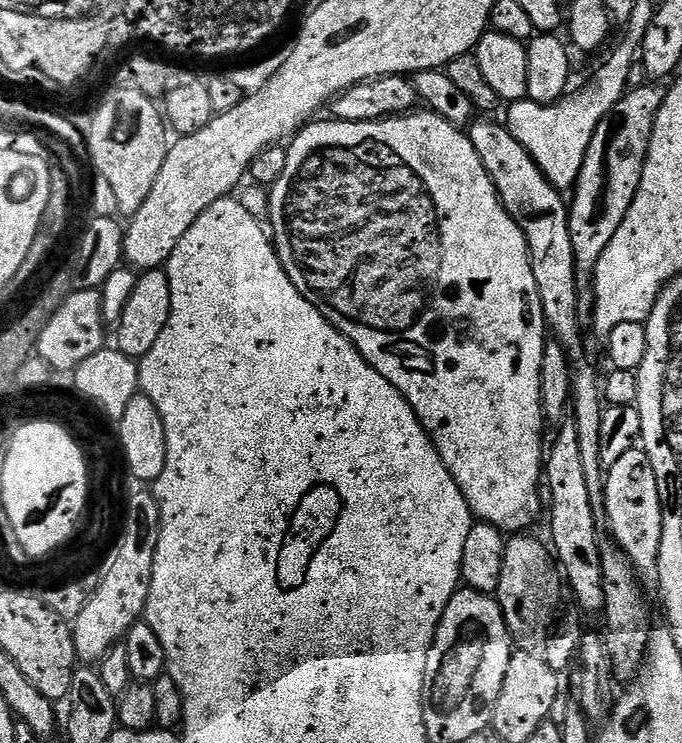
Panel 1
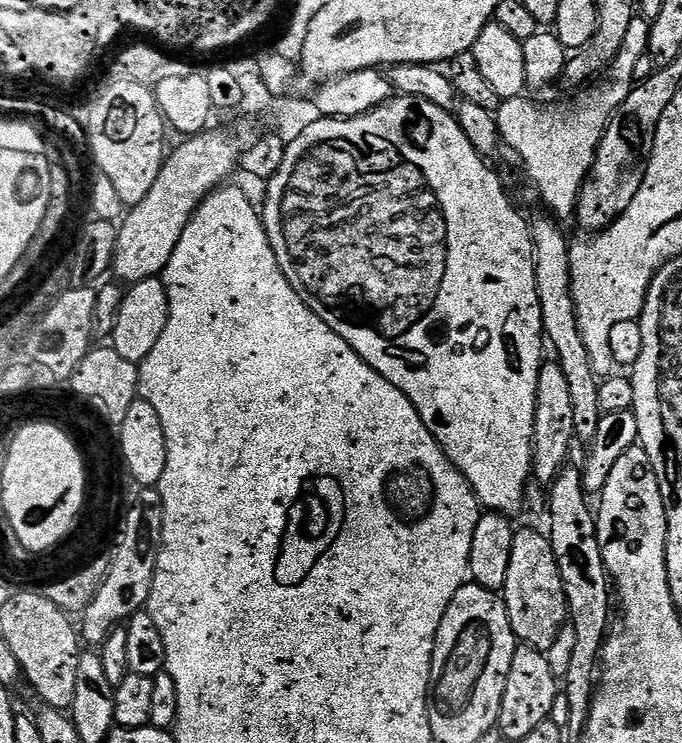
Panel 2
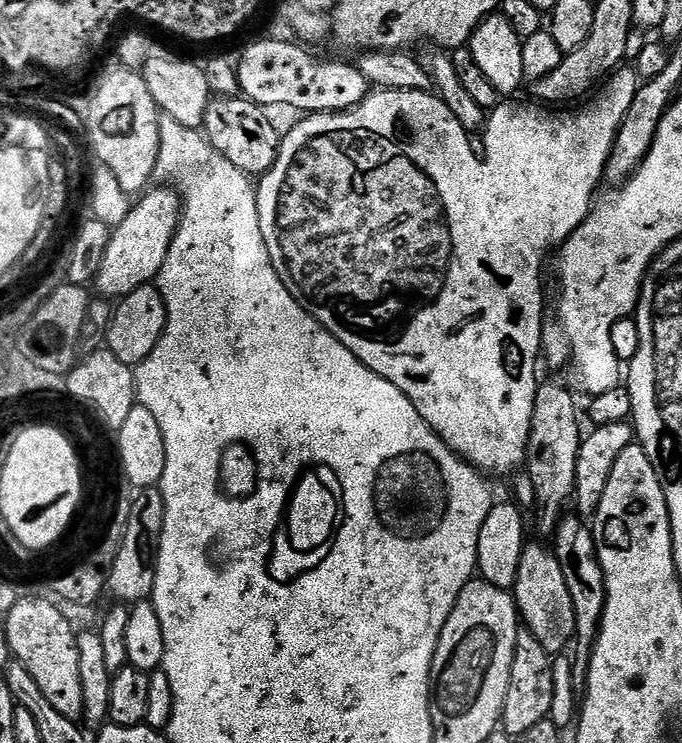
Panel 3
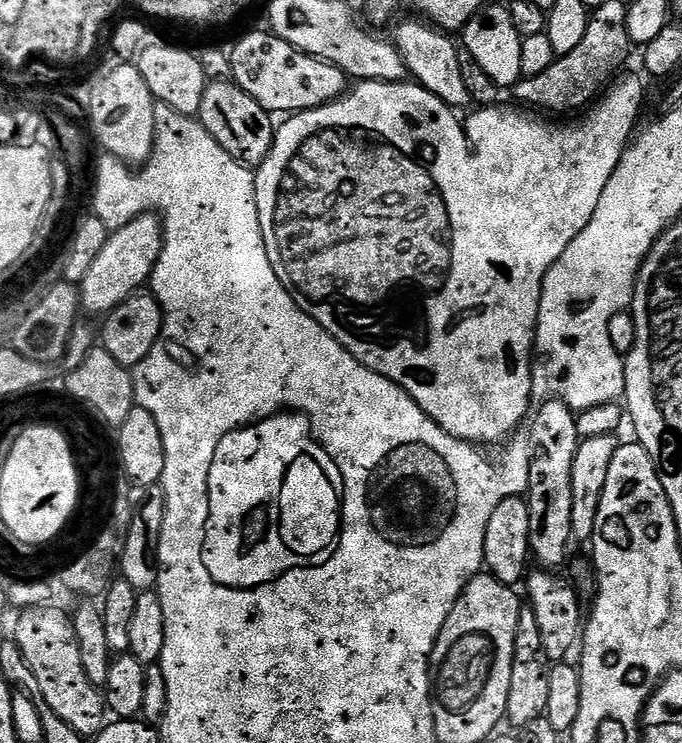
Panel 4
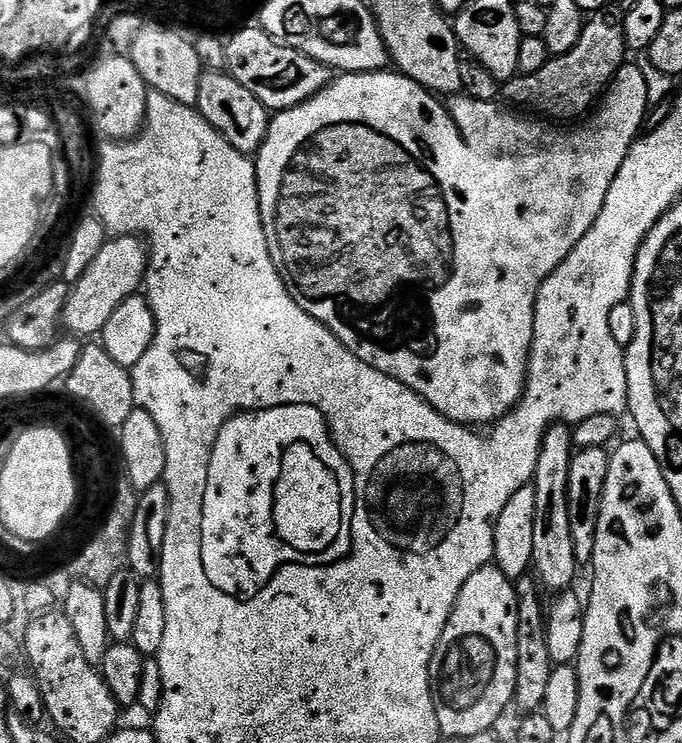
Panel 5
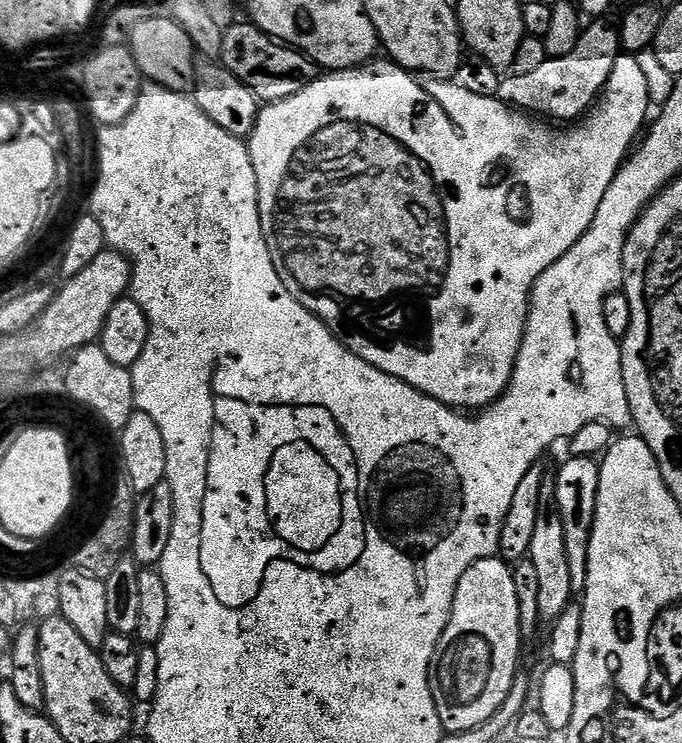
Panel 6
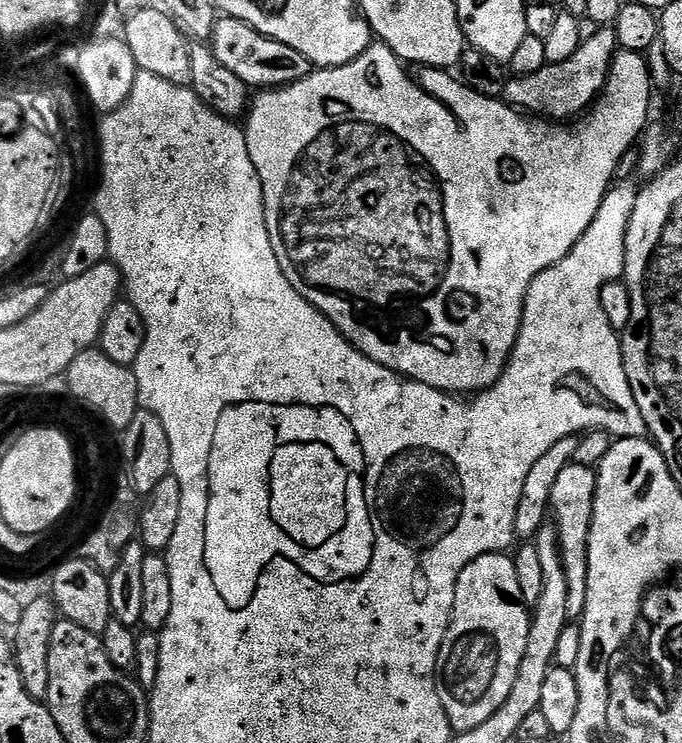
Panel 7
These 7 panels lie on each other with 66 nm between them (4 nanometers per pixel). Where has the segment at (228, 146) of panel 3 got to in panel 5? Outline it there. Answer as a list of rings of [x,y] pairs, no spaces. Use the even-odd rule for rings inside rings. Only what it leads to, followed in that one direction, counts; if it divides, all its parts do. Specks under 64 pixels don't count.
[[[205,71],[200,78],[198,86],[198,102],[195,107],[202,118],[230,142],[234,150],[241,152],[243,156],[255,157],[259,153],[260,147],[264,144],[264,139],[268,133],[270,123],[269,109],[264,107],[242,82],[238,82],[227,71]]]

